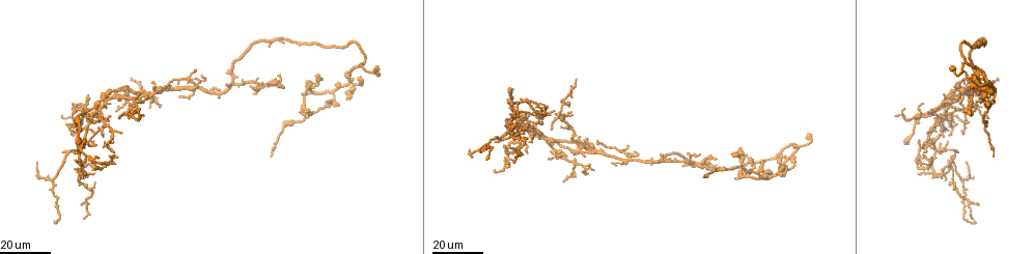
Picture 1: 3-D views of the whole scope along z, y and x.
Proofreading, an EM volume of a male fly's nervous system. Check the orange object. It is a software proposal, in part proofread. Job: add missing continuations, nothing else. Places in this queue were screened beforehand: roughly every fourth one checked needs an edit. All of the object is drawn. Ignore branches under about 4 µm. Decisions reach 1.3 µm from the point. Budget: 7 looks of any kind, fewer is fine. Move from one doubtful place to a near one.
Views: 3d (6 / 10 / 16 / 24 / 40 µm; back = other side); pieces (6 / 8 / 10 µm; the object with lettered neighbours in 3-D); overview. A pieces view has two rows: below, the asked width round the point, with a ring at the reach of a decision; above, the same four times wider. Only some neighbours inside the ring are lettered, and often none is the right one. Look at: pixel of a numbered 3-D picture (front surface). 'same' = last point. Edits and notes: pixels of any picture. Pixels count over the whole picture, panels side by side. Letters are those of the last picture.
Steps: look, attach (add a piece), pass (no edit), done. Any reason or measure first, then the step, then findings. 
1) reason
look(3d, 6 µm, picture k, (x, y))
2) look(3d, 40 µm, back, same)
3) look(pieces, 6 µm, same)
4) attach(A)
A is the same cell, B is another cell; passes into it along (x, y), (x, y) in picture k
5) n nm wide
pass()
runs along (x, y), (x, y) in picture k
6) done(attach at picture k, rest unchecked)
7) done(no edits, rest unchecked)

free end
look(3d, 16 µm, picture 1, (957, 108))

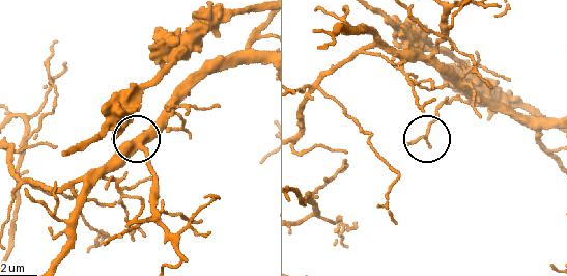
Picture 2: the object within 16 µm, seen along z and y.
look(pieces, 8 µm, picture 2, (409, 141))

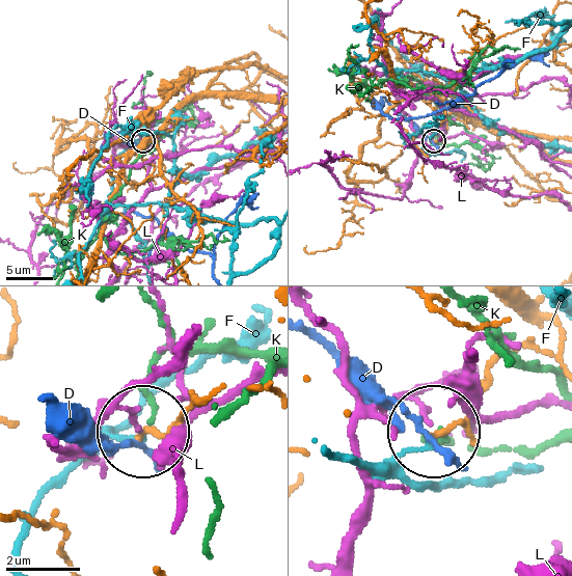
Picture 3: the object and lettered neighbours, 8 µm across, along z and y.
pass()
D, F, K and L are other cells; runs along (206, 398), (150, 429) in picture 3; none of them fits

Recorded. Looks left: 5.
branch stops here
look(3d, 24 µm, picture 1, (551, 128))

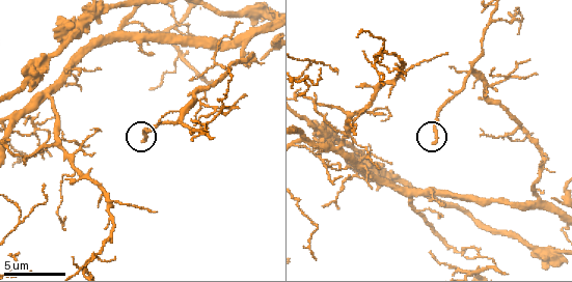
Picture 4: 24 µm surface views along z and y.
look(pieces, 10 µm, picture 4, (435, 142))

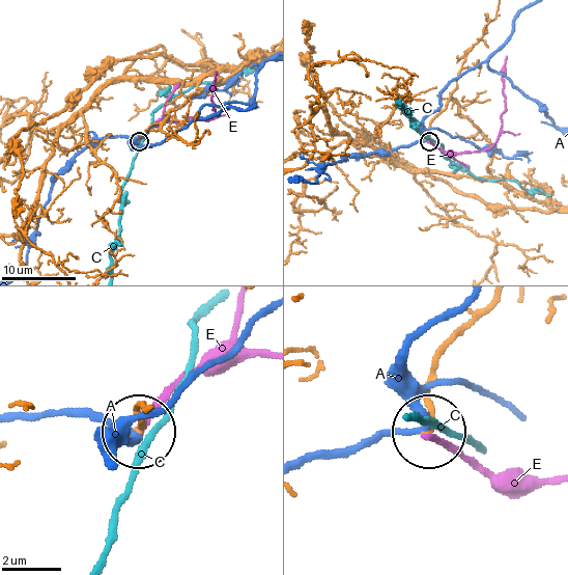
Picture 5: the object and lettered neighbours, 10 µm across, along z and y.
pass()
A, C and E are other cells; no lettered piece goes on from it

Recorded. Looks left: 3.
thin end
look(3d, 24 µm, picture 1, (63, 151))

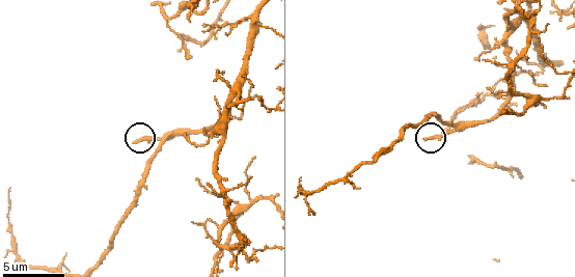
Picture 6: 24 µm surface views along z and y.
look(pieces, 10 µm, picture 6, (427, 140))

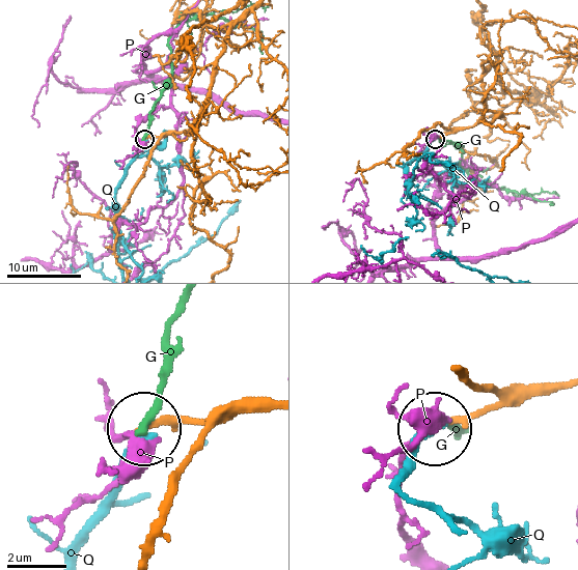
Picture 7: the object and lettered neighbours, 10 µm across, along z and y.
pass()
G, P and Q are other cells; runs along (271, 406), (234, 406), (196, 421), (146, 426) in picture 7; none of them fits

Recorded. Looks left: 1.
tapers out
look(pieces, 10 µm, picture 4, (382, 86))

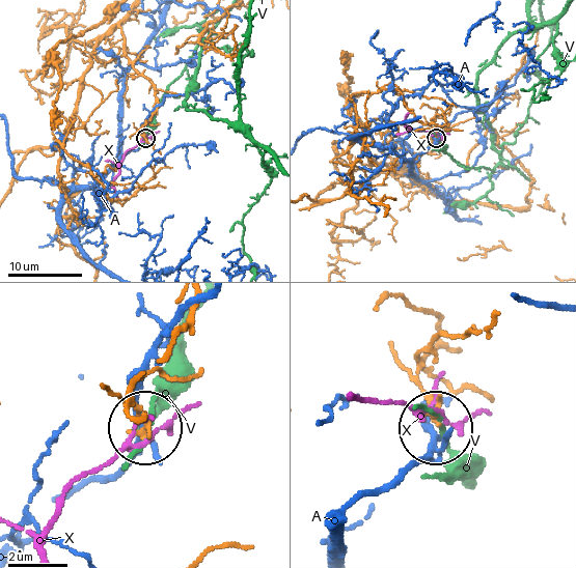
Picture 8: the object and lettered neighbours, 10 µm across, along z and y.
180 nm wide
pass()
A, V and X are other cells; runs along (448, 349), (429, 357), (419, 381), (434, 424) in picture 8; none of them fits

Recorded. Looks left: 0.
done(no edits, rest unchecked)

